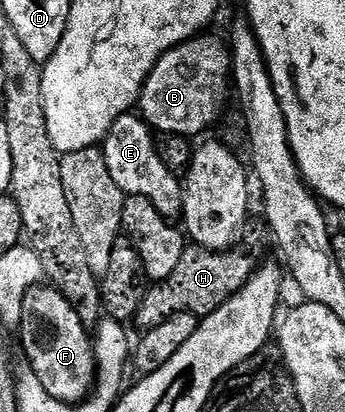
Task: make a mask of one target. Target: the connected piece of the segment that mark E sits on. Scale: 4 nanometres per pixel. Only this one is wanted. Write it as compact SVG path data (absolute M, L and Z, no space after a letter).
M128 114L117 118L101 147L105 166L109 166L113 182L117 182L124 194L149 198L149 202L153 202L153 206L157 206L157 210L168 218L178 217L182 213L184 185L180 177L171 172L165 162L161 162L155 149L153 129L142 115Z

